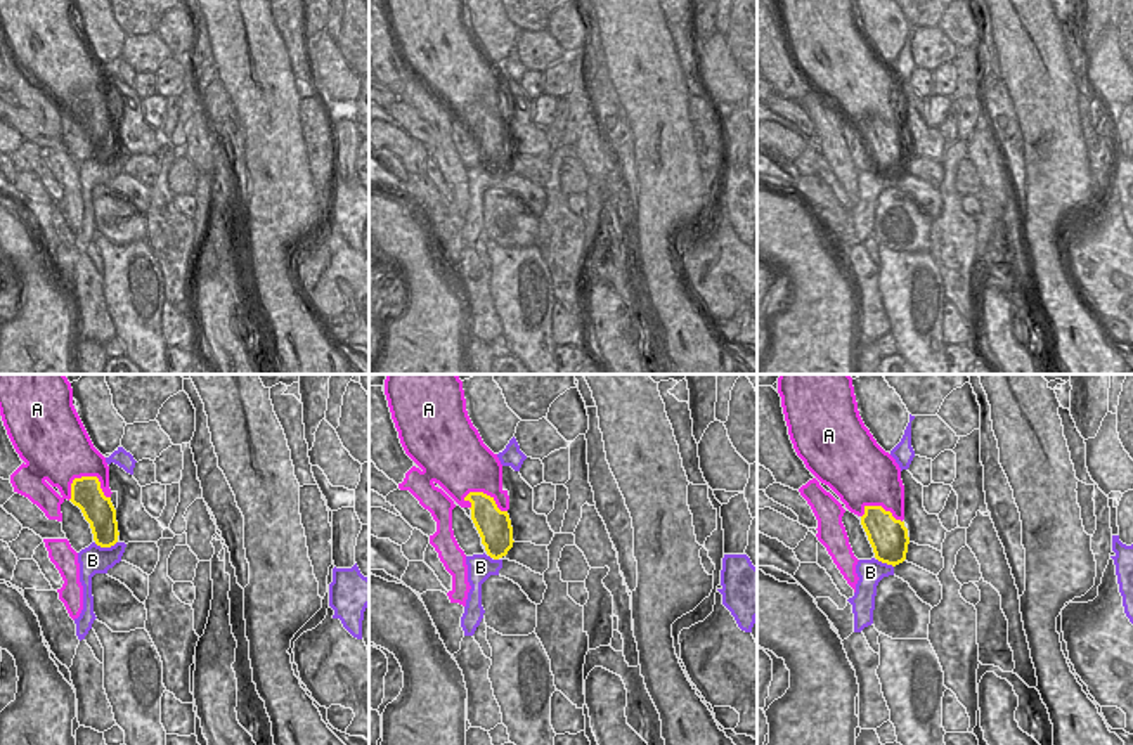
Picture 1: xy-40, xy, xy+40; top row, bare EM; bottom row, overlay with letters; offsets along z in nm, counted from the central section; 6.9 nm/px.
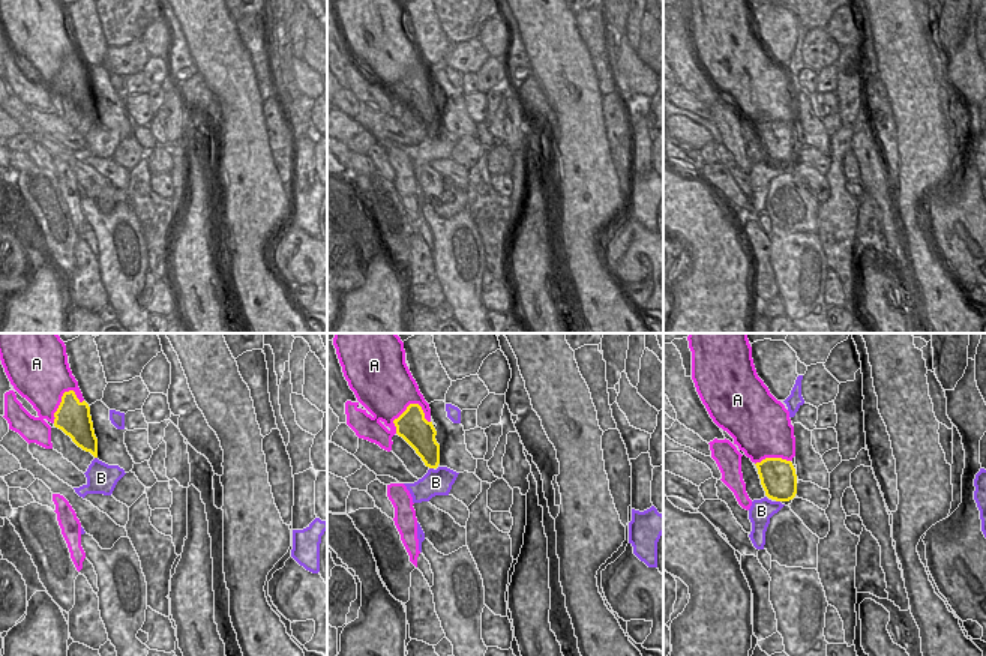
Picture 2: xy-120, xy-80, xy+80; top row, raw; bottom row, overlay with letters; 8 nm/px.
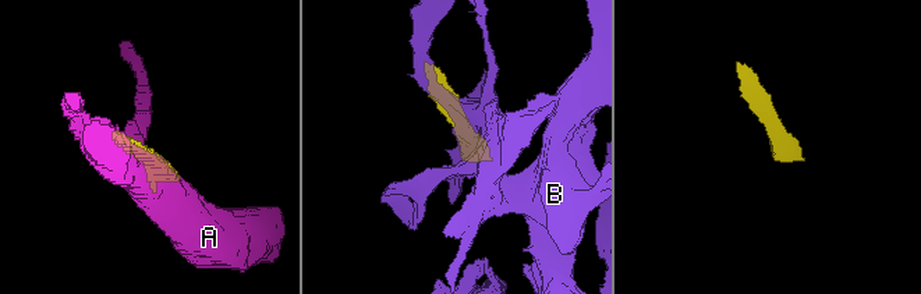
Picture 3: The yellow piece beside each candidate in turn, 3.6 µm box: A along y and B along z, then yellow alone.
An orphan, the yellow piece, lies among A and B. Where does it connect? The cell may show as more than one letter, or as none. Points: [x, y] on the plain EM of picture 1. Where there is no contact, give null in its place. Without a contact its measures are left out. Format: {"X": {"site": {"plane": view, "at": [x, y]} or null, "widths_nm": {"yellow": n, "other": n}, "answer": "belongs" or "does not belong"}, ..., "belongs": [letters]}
{"A": {"site": {"plane": "xy-40", "at": [94, 89]}, "widths_nm": {"yellow": 220, "other": 360}, "answer": "belongs"}, "B": {"site": {"plane": "xy-40", "at": [104, 158]}, "widths_nm": {"yellow": 220, "other": 200}, "answer": "does not belong"}, "belongs": ["A"]}

